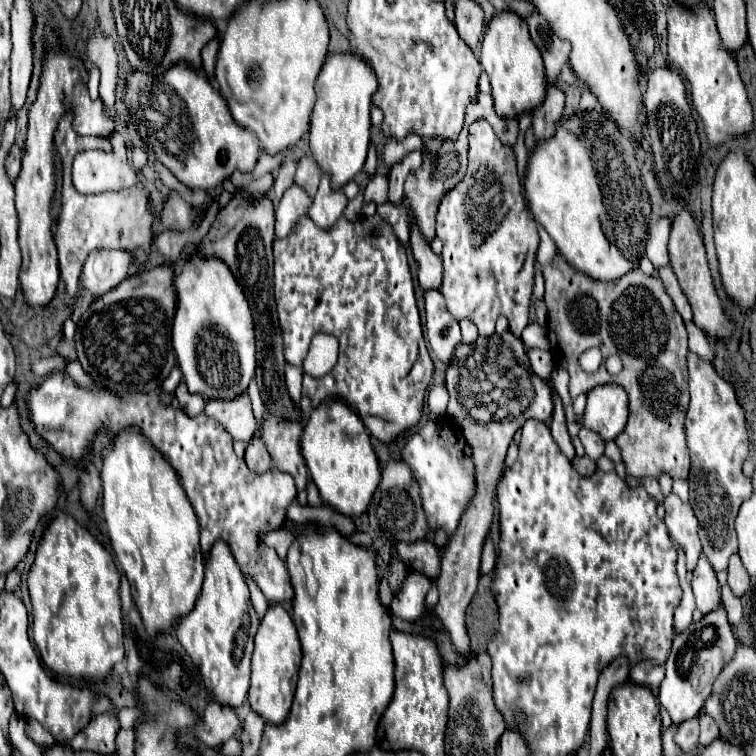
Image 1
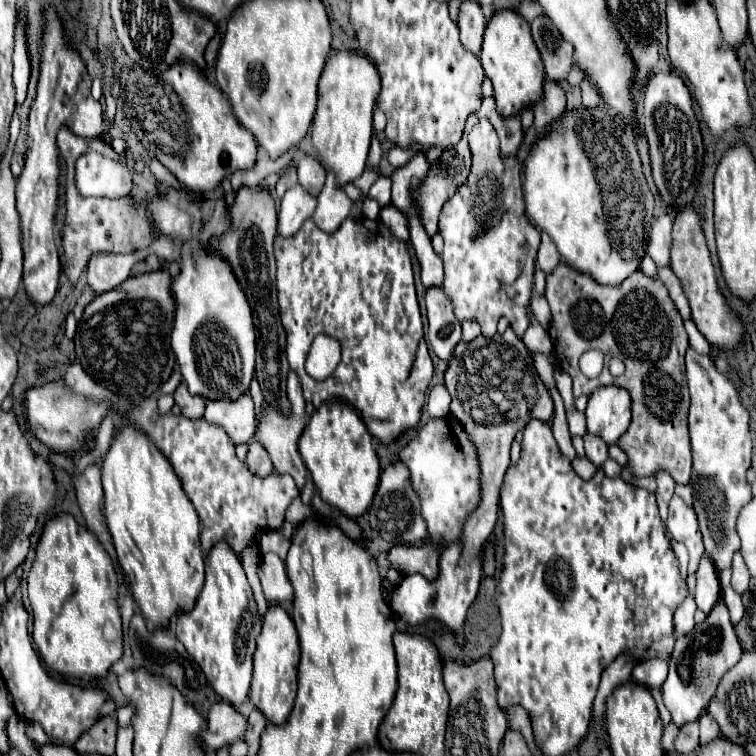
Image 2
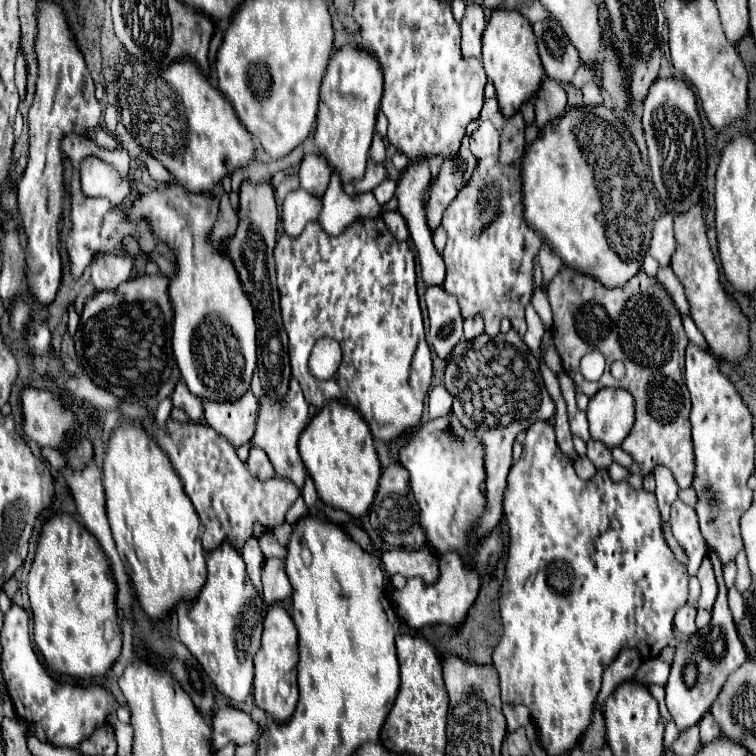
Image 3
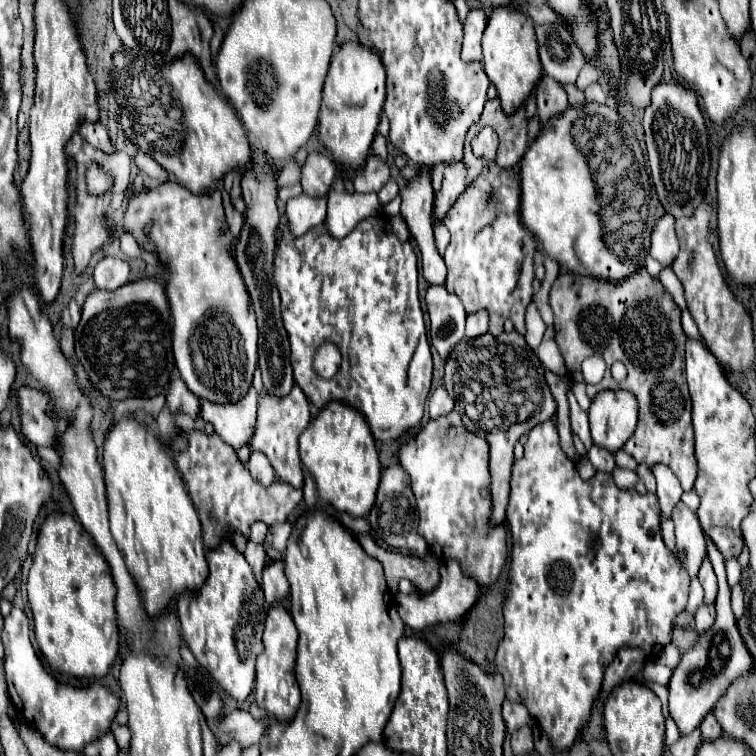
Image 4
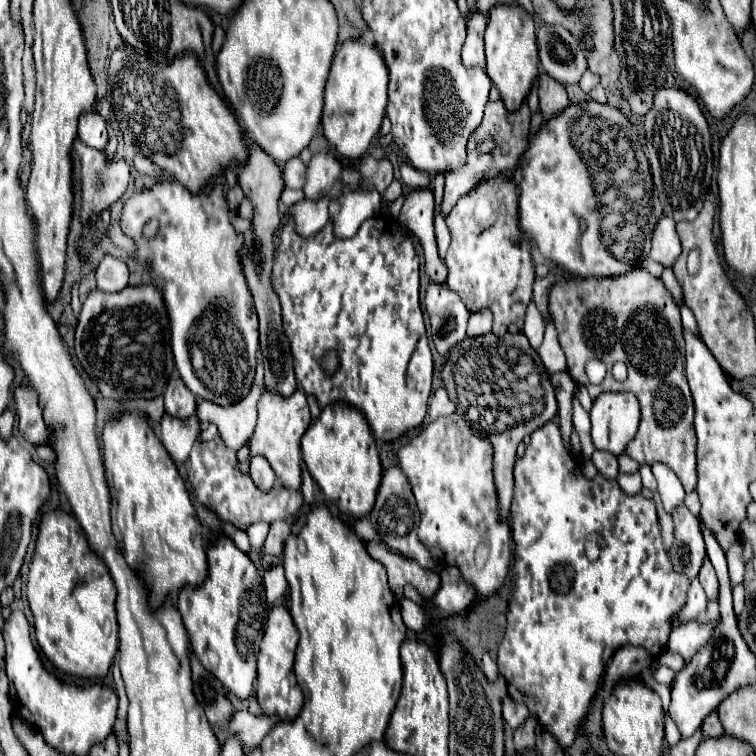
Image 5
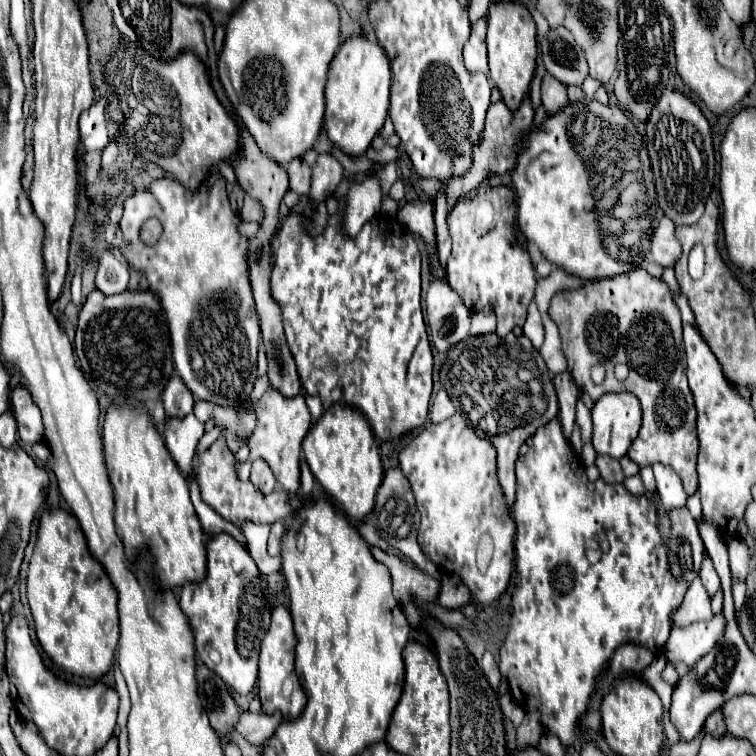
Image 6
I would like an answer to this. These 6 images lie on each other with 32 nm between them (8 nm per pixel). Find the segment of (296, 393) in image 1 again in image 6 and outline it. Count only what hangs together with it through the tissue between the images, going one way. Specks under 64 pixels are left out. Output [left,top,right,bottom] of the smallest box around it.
[235,388,312,494]

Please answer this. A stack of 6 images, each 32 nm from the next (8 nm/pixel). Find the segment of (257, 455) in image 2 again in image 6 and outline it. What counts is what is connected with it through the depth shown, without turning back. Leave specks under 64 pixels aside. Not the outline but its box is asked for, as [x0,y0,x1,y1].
[250,460,276,494]

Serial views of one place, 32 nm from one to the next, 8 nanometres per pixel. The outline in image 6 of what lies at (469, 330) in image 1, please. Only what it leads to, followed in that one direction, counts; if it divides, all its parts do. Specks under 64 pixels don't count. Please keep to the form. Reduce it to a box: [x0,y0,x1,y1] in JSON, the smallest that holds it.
[470,304,496,336]

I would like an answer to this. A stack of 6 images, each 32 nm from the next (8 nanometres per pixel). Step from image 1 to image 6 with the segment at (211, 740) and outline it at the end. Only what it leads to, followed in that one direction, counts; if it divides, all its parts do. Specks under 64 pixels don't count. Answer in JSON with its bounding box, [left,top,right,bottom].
[238,712,282,744]

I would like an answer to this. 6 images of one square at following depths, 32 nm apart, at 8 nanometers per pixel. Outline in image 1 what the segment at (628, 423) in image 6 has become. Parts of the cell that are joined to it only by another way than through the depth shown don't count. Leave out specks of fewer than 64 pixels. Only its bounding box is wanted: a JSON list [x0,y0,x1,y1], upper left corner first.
[584,384,628,442]

